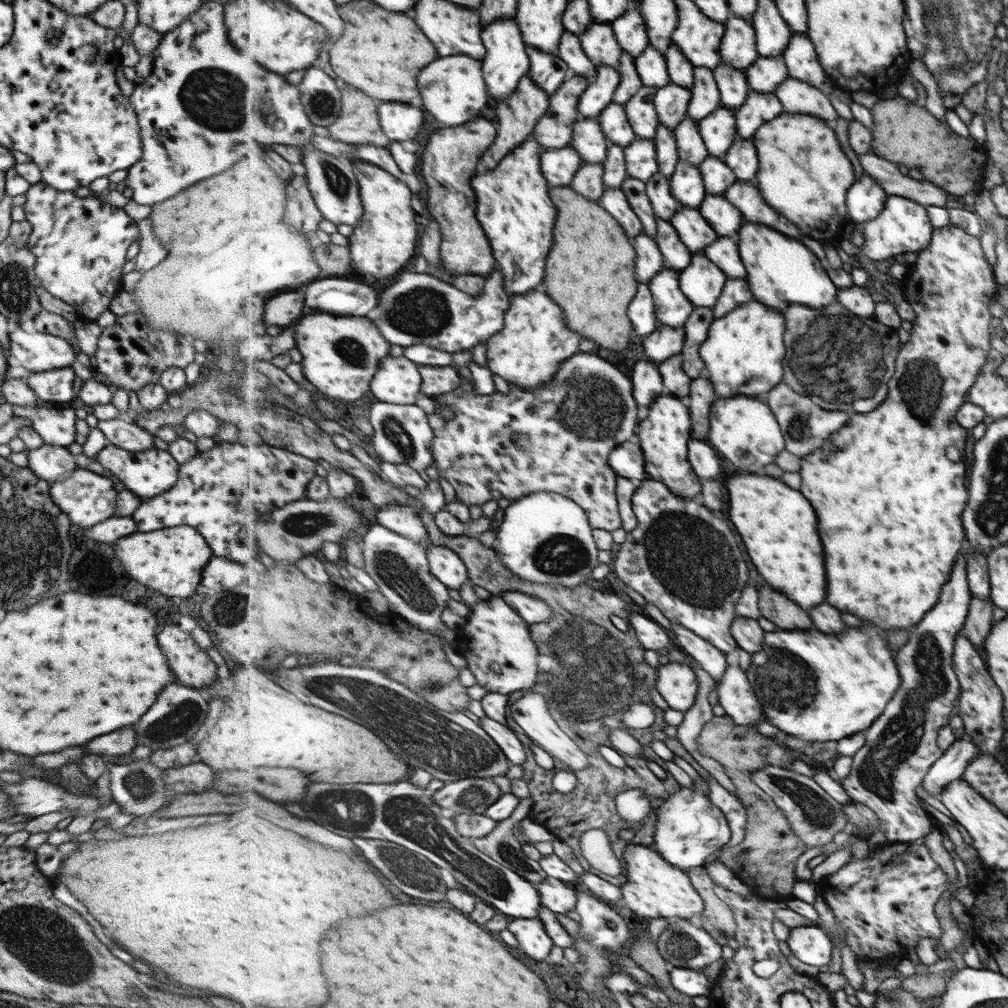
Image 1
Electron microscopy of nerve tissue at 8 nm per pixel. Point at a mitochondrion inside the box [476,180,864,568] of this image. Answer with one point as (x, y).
(588, 400)

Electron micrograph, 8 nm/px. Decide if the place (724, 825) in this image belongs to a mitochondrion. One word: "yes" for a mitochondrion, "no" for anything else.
no

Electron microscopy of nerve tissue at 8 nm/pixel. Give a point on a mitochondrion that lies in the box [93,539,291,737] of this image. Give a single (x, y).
(231, 609)

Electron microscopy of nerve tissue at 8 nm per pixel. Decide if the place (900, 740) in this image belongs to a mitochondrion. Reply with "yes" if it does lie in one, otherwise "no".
yes

